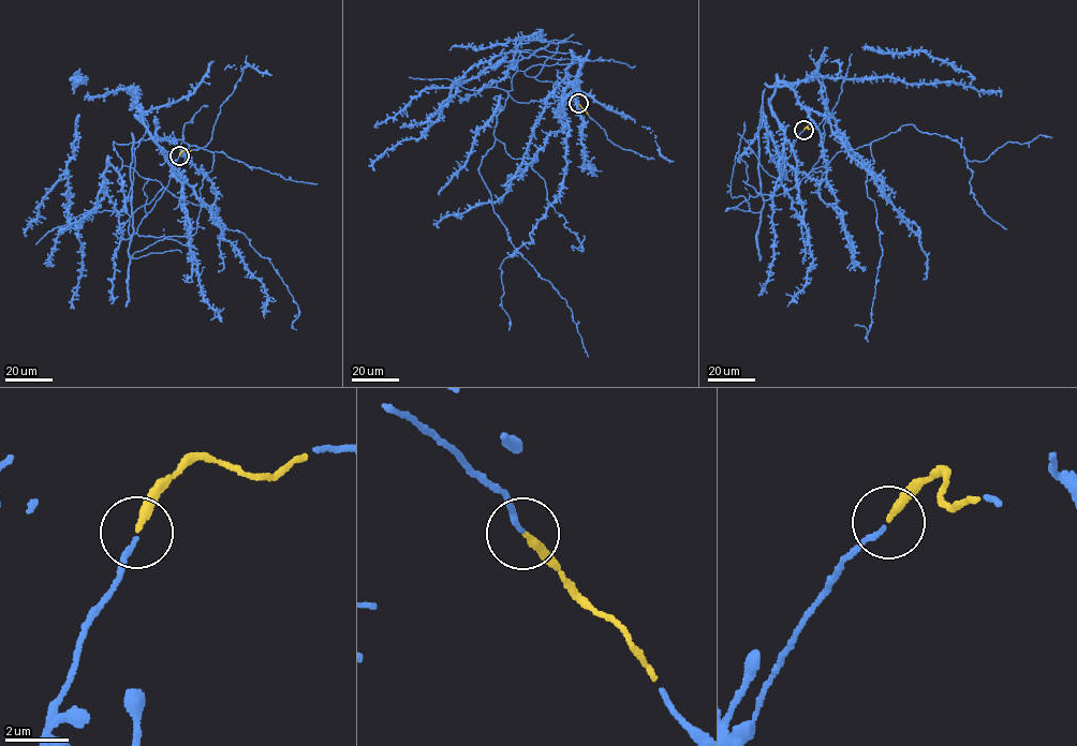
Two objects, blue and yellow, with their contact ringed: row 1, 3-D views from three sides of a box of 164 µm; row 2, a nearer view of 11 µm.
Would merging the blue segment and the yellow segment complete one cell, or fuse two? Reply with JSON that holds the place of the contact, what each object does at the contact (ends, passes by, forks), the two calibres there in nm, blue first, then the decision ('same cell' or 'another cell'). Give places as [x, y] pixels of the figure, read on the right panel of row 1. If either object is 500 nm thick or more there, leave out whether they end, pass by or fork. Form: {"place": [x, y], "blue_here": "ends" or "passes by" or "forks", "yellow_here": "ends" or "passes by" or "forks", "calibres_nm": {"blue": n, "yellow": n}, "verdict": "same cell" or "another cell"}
{"place": [803, 130], "blue_here": "ends", "yellow_here": "ends", "calibres_nm": {"blue": 150, "yellow": 240}, "verdict": "same cell"}

